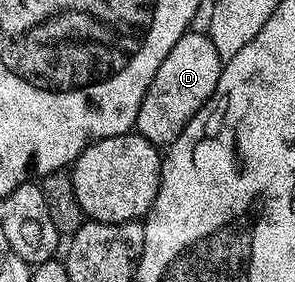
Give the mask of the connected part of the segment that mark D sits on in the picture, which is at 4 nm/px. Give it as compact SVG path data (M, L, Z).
M191 29L166 53L166 61L158 65L158 73L154 73L154 81L150 81L150 89L146 89L146 97L138 109L138 117L134 128L135 134L150 141L157 149L167 149L172 142L186 129L186 125L210 101L214 89L218 85L222 60L218 49L212 44L207 34L200 34Z

